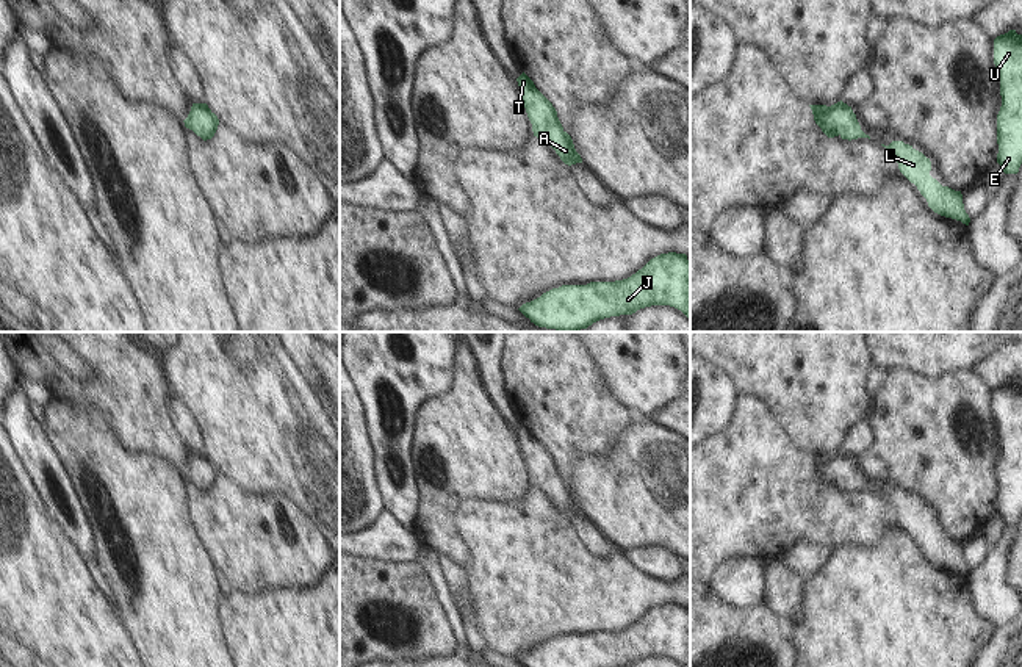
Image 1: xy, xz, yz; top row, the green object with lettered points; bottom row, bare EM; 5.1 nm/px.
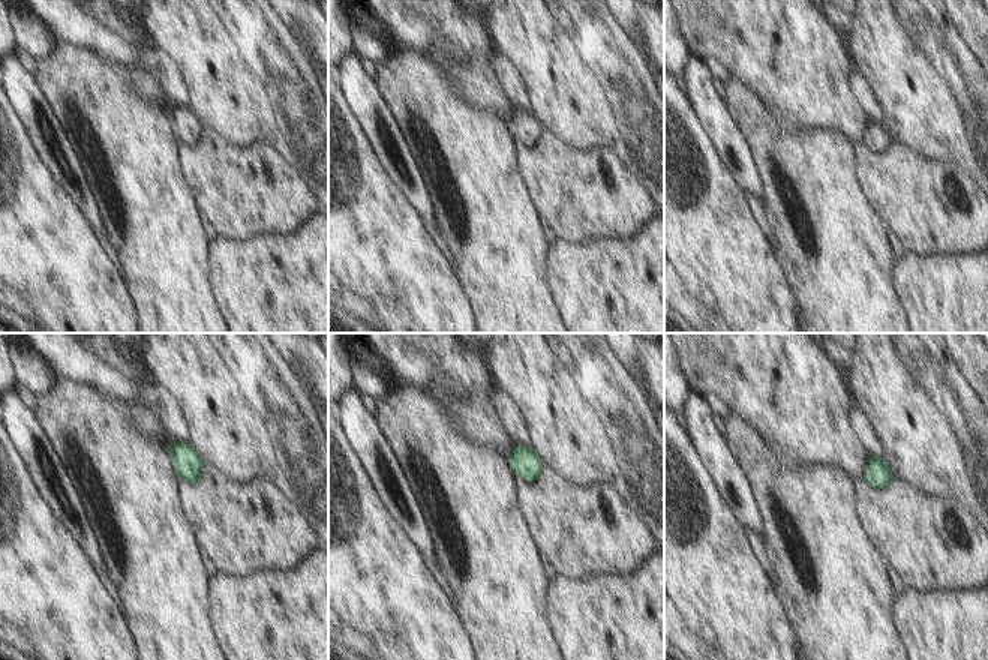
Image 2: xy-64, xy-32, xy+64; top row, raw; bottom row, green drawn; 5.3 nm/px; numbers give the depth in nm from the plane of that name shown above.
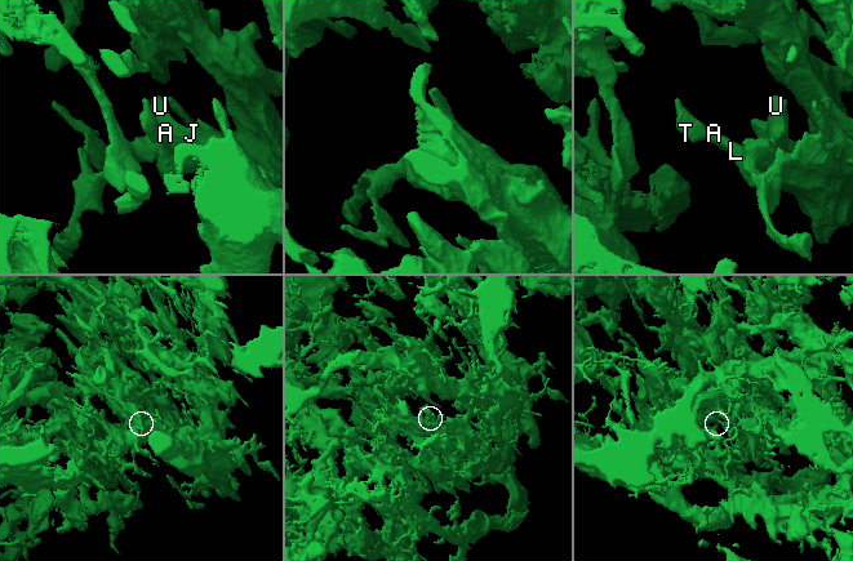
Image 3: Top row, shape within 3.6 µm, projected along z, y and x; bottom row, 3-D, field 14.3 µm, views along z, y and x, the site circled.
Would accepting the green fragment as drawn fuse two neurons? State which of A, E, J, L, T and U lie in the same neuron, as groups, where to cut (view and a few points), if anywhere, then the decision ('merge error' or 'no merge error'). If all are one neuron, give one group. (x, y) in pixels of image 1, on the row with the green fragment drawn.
A E J L T U; no cut; no merge error

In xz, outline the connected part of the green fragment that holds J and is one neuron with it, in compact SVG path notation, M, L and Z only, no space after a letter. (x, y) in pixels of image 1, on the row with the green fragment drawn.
M660 254L623 280L552 288L523 304L518 310L538 327L556 329L557 332L579 332L599 319L632 315L651 305L670 305L690 318L690 261L686 254Z

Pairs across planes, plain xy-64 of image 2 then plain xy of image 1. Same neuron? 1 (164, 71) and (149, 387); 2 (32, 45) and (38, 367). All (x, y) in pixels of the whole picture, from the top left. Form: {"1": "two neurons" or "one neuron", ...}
{"1": "two neurons", "2": "two neurons"}

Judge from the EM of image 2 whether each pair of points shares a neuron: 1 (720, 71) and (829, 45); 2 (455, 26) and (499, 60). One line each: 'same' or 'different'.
1: different
2: different

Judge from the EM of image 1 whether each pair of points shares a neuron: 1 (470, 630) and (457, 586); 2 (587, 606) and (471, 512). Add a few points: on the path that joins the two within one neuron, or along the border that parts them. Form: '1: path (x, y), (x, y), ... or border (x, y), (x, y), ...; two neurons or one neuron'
1: path (470, 619), (465, 597); one neuron
2: path (559, 587), (550, 584), (500, 534); one neuron

